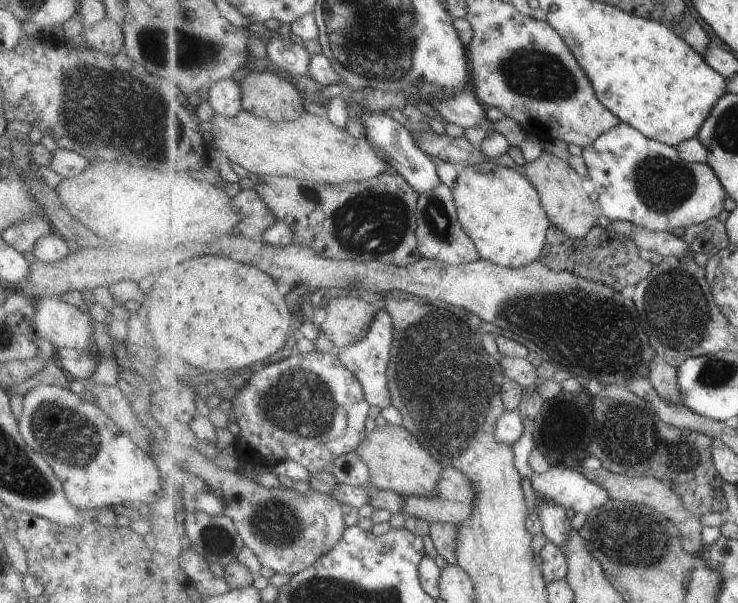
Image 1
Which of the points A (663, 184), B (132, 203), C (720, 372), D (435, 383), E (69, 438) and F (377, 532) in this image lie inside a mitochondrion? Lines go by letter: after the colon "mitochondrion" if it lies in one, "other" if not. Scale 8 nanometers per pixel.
A: mitochondrion
B: other
C: mitochondrion
D: mitochondrion
E: mitochondrion
F: other

